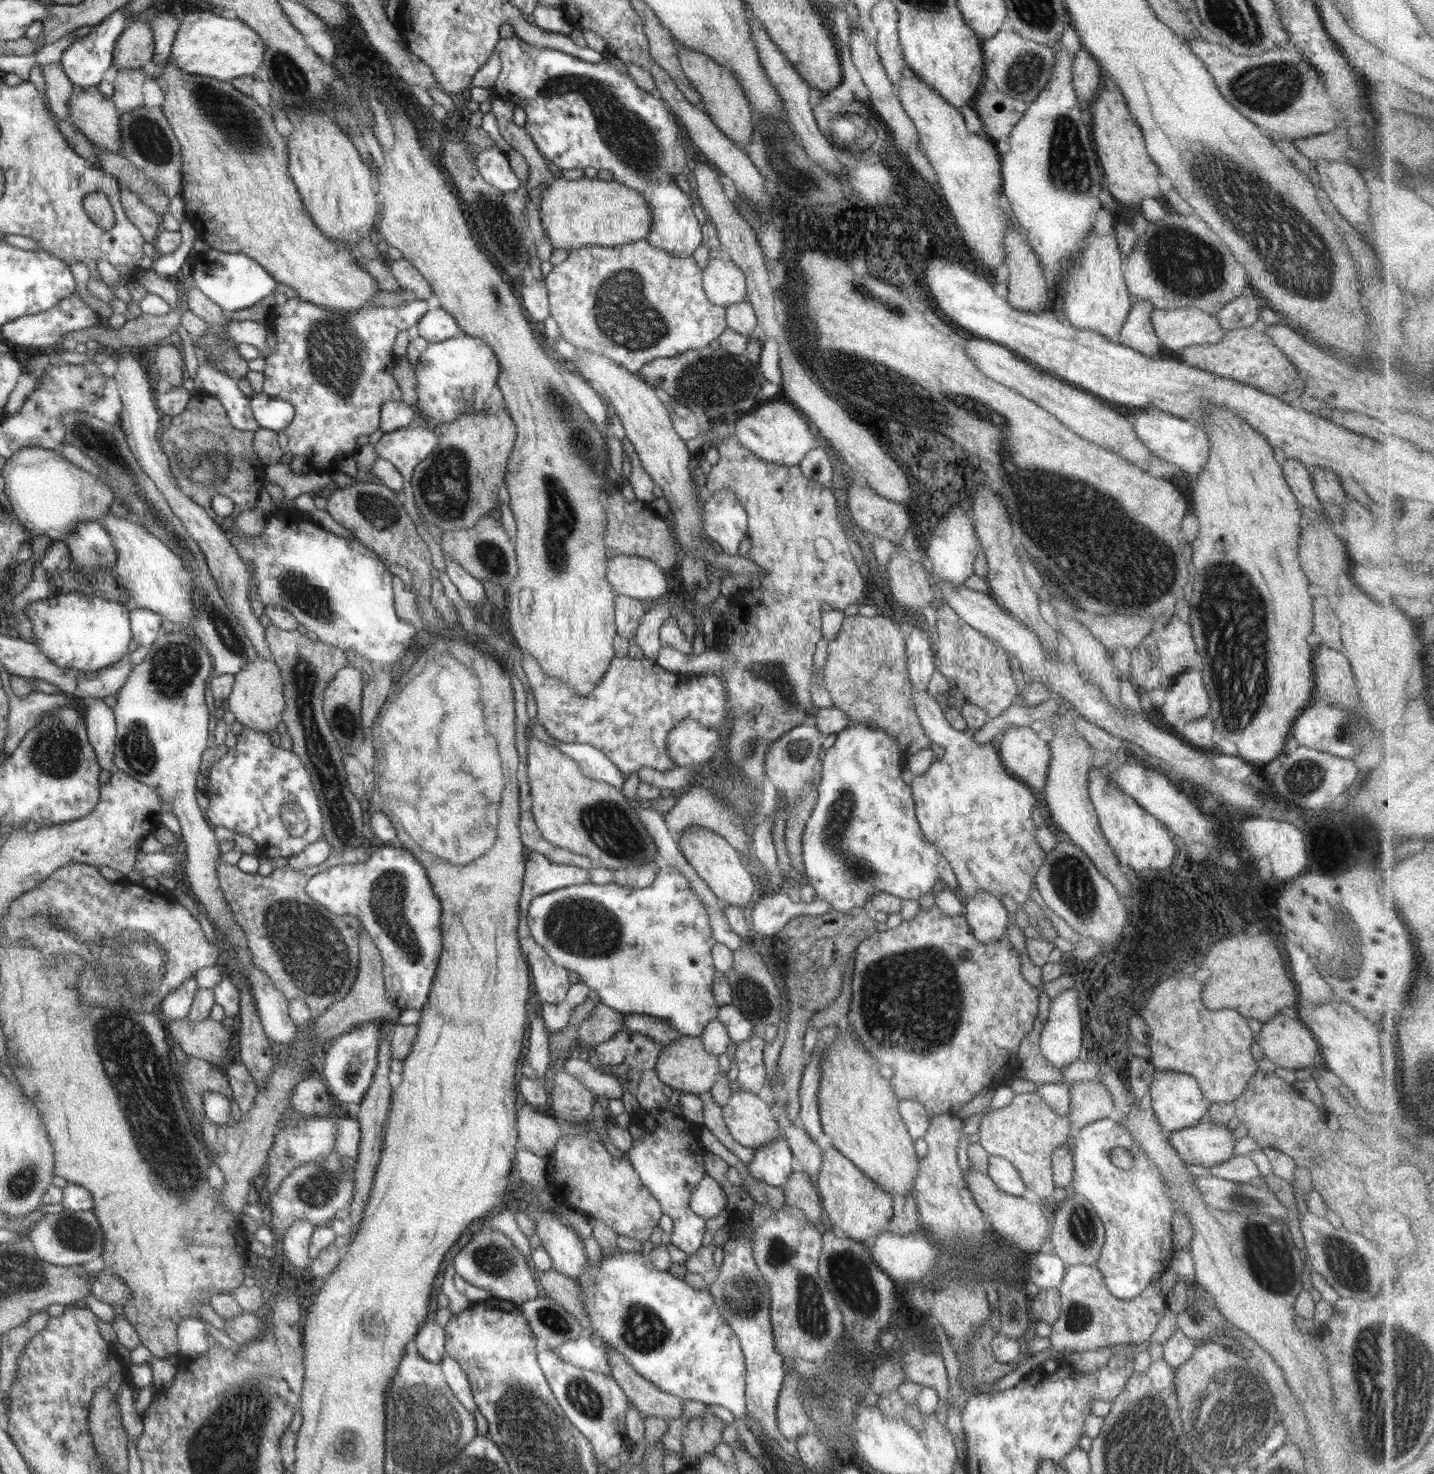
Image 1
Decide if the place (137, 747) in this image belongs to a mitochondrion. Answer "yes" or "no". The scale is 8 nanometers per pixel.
yes

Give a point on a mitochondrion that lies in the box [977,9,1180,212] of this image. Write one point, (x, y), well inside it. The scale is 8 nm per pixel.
(1069, 167)

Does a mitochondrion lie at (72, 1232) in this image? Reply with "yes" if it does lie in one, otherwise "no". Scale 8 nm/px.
yes

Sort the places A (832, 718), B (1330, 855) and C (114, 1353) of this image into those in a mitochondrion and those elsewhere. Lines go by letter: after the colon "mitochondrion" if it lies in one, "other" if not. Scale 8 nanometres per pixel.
A: other
B: other
C: other

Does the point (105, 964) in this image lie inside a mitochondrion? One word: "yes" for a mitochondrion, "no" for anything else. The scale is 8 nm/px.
yes

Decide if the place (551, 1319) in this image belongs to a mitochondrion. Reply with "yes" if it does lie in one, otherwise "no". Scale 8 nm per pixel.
yes

